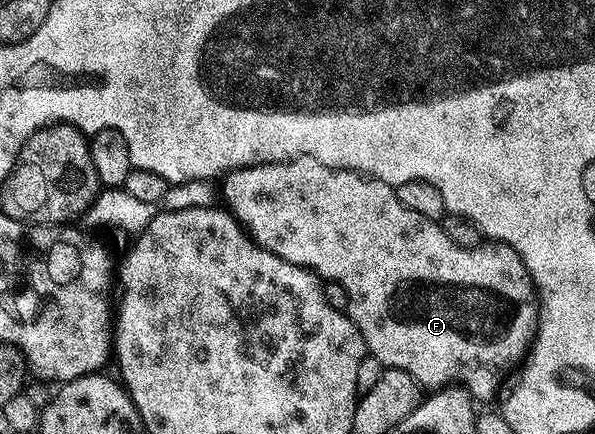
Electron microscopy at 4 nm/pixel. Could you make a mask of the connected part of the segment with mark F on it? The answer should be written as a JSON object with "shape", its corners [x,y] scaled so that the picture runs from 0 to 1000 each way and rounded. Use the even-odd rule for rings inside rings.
{"shape":[[[492,364],[487,373],[447,373],[442,382],[410,382],[405,392],[392,392],[387,401],[380,403],[380,410],[371,424],[371,456],[378,463],[380,482],[387,484],[403,512],[408,514],[415,535],[429,553],[432,567],[440,567],[442,574],[452,576],[472,590],[476,599],[486,599],[489,608],[499,608],[501,613],[511,613],[516,622],[528,622],[531,631],[536,634],[538,643],[548,645],[550,650],[571,650],[582,673],[585,675],[585,705],[580,717],[585,733],[598,756],[607,765],[607,774],[613,783],[617,795],[618,818],[634,829],[640,829],[640,839],[647,848],[655,848],[659,853],[672,853],[681,857],[687,866],[694,866],[694,876],[703,880],[706,892],[716,894],[719,889],[719,901],[736,903],[746,894],[758,894],[770,885],[776,896],[783,899],[787,908],[792,910],[793,919],[800,929],[818,926],[832,906],[839,899],[839,887],[845,880],[845,869],[857,857],[859,850],[864,855],[869,839],[877,836],[884,827],[894,788],[899,786],[899,765],[906,758],[906,689],[903,684],[903,671],[899,666],[899,652],[892,645],[892,631],[882,618],[882,608],[876,599],[876,590],[861,571],[861,567],[852,567],[845,558],[827,558],[824,553],[813,555],[810,567],[776,567],[768,562],[761,553],[755,553],[755,544],[745,532],[743,518],[738,512],[729,512],[721,507],[714,498],[706,498],[701,488],[692,488],[689,479],[681,479],[681,470],[674,470],[674,461],[667,461],[664,449],[664,431],[647,424],[640,415],[632,410],[618,410],[608,401],[598,401],[595,389],[590,387],[565,387],[561,382],[548,382],[539,378],[539,369],[526,369],[524,364]]]}

